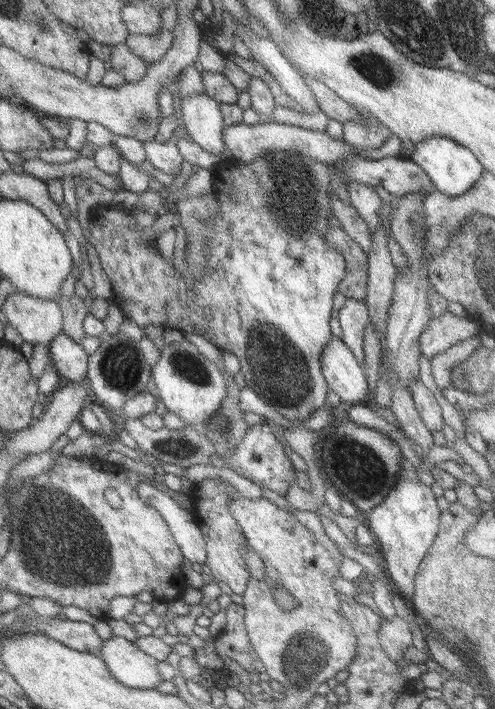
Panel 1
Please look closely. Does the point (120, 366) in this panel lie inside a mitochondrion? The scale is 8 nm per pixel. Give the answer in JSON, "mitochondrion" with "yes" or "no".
{"mitochondrion":"yes"}

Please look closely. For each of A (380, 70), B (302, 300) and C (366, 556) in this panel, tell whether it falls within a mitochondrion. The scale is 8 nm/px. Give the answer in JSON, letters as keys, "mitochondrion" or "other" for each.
{"A":"mitochondrion","B":"other","C":"other"}

